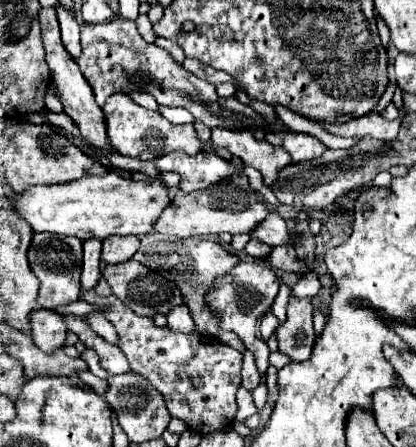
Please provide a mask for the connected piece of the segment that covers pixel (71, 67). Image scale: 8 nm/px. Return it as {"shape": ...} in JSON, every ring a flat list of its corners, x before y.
{"shape":[[43,7,39,11,39,23,41,23,41,33,43,33,43,47,45,47,45,61,49,65,49,71,51,71,51,77,53,77,53,83,57,87,57,97,61,99,63,103,63,109,65,113,75,121,75,125,79,127,81,135,97,149,103,149,103,151,109,151,113,149,109,145,109,139,107,139,107,133,105,133,105,117,103,117,103,109,95,103,95,97,93,97,93,91,89,89,89,83,85,81,79,65,73,61,73,57,67,53,67,49,61,45,61,37,59,37,59,29,57,29,57,13,55,13,55,7]]}

